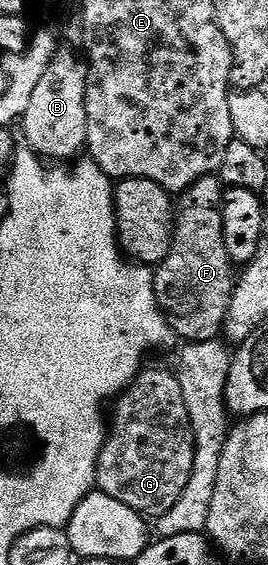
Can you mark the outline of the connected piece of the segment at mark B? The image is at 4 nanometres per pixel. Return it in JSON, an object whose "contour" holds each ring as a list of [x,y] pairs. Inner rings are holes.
{"contour":[[[58,50],[52,57],[45,73],[37,81],[33,94],[21,118],[24,144],[44,160],[53,159],[63,163],[65,159],[74,160],[86,148],[88,120],[85,116],[85,91],[87,90],[87,72],[84,64],[75,54]]]}

